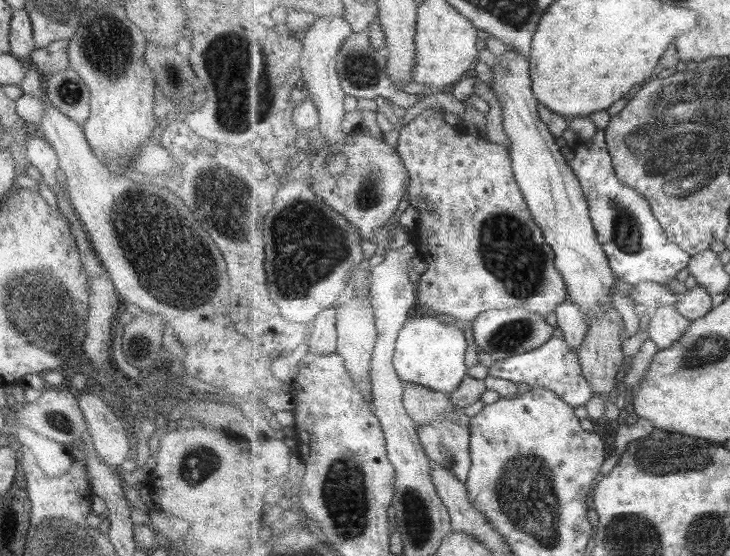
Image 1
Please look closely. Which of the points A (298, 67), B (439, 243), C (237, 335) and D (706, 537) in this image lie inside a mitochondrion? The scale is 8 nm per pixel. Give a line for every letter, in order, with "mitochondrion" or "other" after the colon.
A: other
B: other
C: other
D: mitochondrion

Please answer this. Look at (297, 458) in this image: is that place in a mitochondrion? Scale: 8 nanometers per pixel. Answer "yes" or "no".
no

